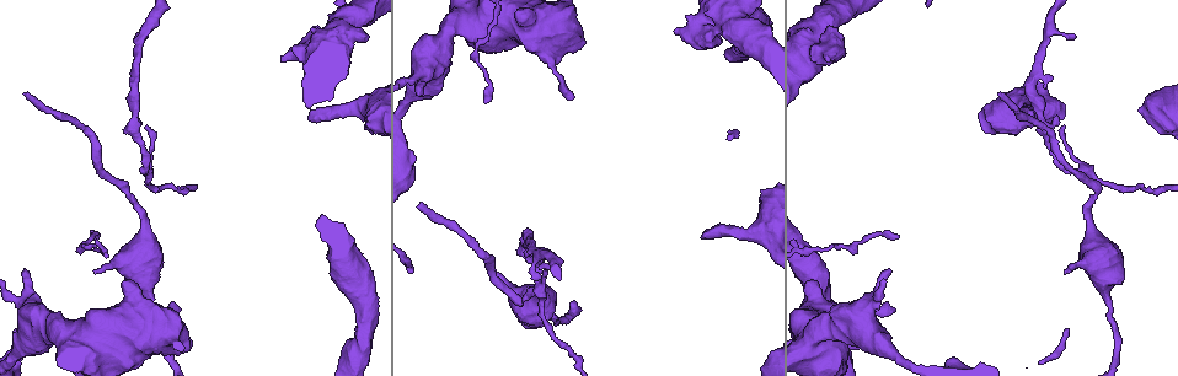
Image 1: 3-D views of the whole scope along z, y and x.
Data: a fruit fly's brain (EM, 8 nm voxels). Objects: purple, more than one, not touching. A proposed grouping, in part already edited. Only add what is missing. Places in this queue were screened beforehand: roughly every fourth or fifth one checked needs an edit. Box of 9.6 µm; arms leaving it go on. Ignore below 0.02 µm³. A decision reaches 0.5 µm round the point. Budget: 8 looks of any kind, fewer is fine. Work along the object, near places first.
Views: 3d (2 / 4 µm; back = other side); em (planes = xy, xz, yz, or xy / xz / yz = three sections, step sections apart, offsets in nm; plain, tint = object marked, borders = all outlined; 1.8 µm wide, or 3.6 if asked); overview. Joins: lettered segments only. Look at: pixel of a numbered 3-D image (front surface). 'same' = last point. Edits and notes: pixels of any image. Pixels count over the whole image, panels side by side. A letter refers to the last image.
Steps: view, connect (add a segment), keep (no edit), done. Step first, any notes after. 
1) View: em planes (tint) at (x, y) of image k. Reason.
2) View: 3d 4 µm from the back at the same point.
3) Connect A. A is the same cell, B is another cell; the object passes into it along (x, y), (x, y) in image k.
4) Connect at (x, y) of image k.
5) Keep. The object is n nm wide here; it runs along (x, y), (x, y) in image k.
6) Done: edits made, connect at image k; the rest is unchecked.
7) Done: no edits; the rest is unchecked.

View: em 3.6 µm planes (borders) at (1065, 270) of image 1.

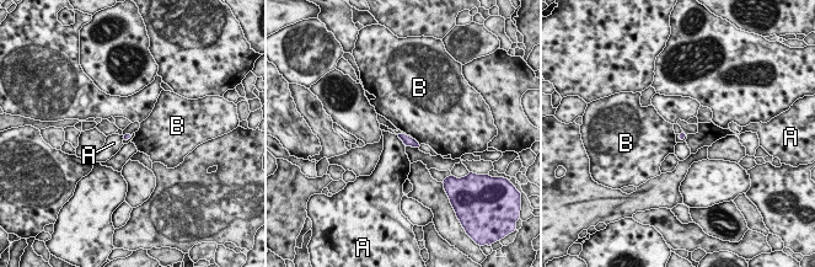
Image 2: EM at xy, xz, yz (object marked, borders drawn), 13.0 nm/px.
Keep. The object is 90 nm wide here; the longest contact is with A, 200 nm; A and B are other cells; none of them fits.

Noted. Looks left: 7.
View: em planes (borders) at (419, 96) of image 1. Branch stops here.

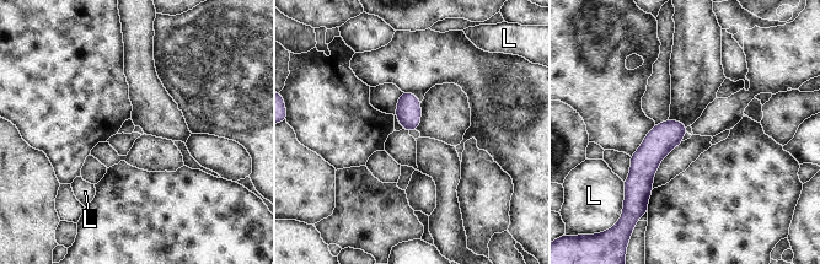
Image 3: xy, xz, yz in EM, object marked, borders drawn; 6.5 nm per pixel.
Keep. L is another cell; it runs along (678, 124), (646, 160), (646, 192) in image 3; none of them fits.

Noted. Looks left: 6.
View: em yz step 8 (tint) at (1000, 92) of image 1. Long arm stops here.

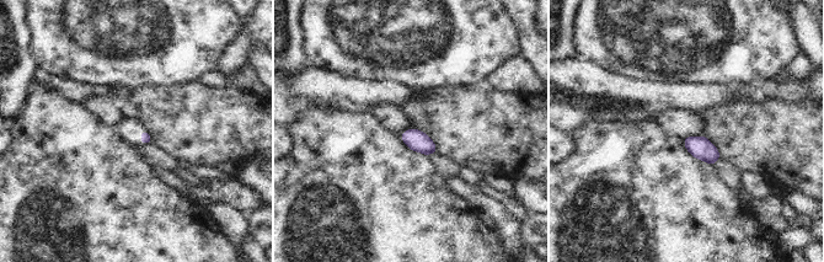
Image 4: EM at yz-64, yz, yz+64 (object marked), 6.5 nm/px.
View: em planes (borders) at the same point. Cut it another way.

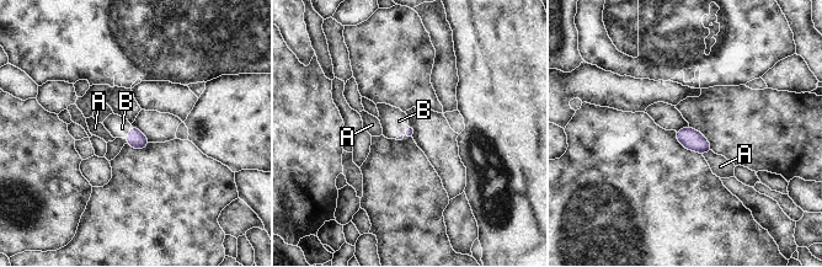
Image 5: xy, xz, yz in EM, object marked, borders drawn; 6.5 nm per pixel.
Connect B. The longest contact is with B, 120 nm; B is the same cell, A is another cell; the cell continues.

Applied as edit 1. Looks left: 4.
Done: edits made, connect at image 5; the rest is unchecked.

